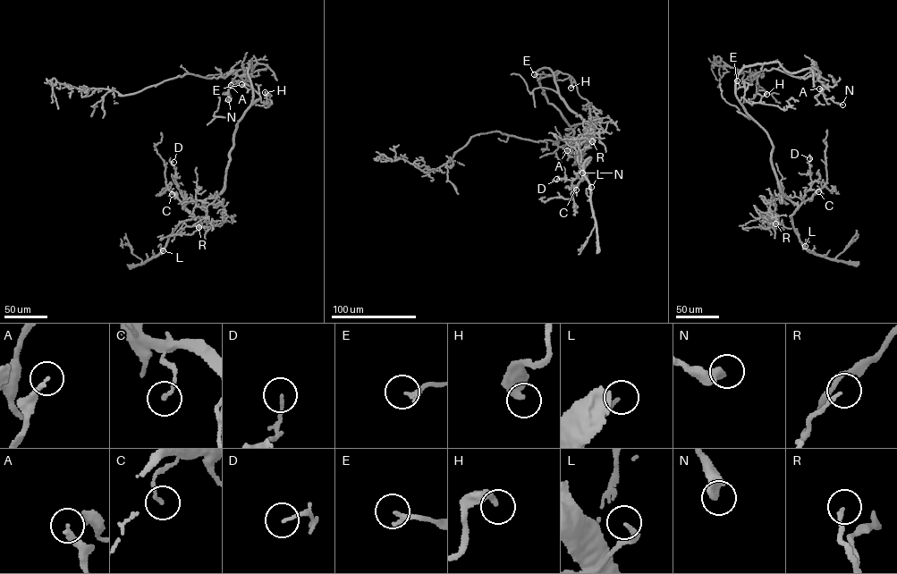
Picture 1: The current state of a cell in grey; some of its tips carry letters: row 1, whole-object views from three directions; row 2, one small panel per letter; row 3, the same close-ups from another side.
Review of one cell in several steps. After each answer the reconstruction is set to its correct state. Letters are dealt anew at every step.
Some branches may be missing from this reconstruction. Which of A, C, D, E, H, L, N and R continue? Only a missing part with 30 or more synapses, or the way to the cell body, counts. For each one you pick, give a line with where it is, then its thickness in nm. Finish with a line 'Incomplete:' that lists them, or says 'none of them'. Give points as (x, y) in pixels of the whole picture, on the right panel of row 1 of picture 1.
Incomplete: none of them

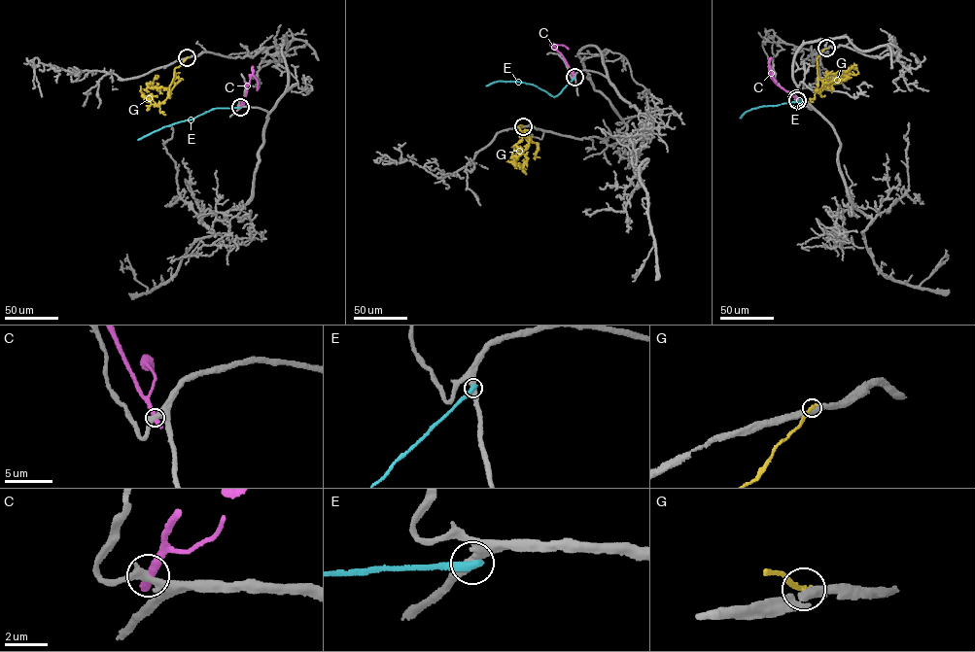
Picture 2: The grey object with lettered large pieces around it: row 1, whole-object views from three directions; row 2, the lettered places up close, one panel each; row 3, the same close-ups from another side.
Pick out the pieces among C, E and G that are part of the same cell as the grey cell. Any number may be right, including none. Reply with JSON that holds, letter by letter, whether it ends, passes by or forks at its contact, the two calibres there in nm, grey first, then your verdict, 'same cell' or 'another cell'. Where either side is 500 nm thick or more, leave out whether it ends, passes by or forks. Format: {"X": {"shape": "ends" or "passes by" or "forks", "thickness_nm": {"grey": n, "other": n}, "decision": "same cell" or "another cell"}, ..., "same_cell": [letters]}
{"C": {"shape": "passes by", "thickness_nm": {"grey": 400, "other": 320}, "decision": "another cell"}, "E": {"shape": "ends", "thickness_nm": {"grey": 400, "other": 460}, "decision": "another cell"}, "G": {"shape": "ends", "thickness_nm": {"grey": 380, "other": 240}, "decision": "another cell"}, "same_cell": []}

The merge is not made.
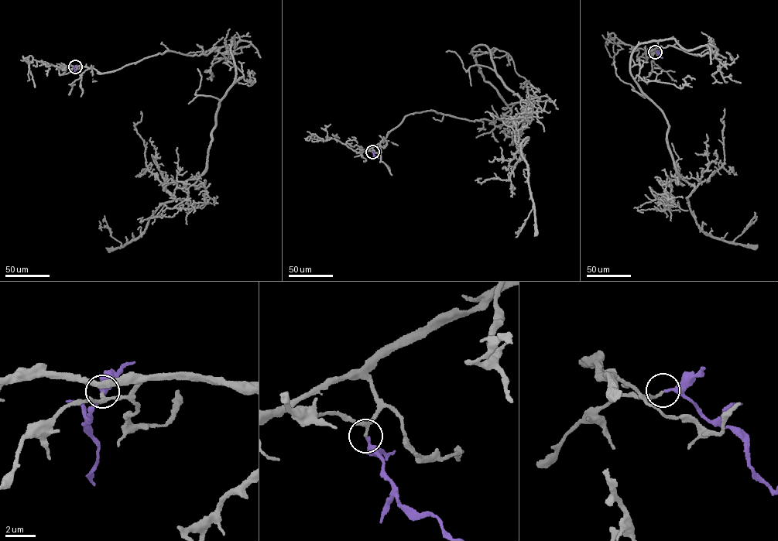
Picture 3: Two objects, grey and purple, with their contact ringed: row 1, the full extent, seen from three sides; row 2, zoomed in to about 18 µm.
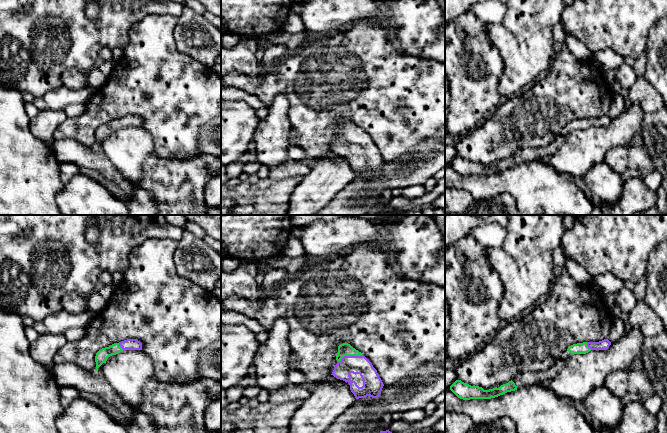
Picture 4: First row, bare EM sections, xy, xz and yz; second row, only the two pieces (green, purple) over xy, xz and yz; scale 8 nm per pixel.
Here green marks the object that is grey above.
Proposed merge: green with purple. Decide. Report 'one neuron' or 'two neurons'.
one neuron

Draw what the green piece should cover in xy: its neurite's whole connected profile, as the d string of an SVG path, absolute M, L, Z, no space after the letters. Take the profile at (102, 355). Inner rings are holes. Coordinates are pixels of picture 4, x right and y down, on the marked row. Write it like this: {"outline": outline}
{"outline": "M127 339L119 343L114 343L109 347L102 348L96 353L96 371L107 361L109 356L116 355L125 350L142 350L142 343L137 339Z"}

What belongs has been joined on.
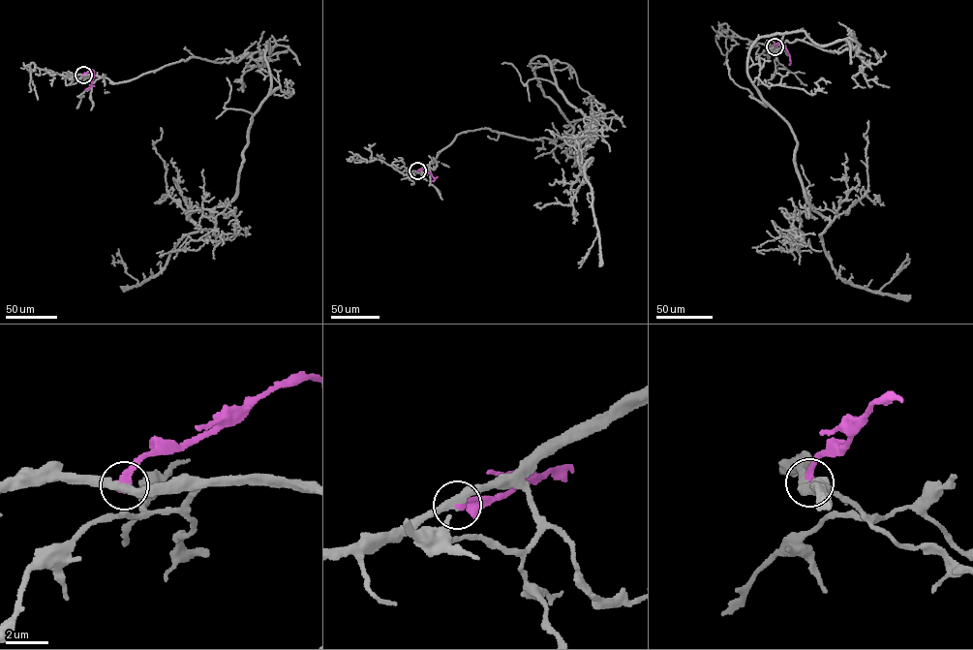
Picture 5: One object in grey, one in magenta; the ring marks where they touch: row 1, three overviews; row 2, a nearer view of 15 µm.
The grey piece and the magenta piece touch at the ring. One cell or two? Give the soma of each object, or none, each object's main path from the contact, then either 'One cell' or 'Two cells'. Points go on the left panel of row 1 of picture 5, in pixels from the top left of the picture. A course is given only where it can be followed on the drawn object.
Soma of grey: none. Soma of magenta: none. Course of grey: (83, 75), (121, 82), (276, 45), (234, 199), (191, 213), (198, 232), (140, 284), (115, 265). Course of magenta: (83, 75), (91, 70), (94, 72), (91, 85), (85, 90). One cell

